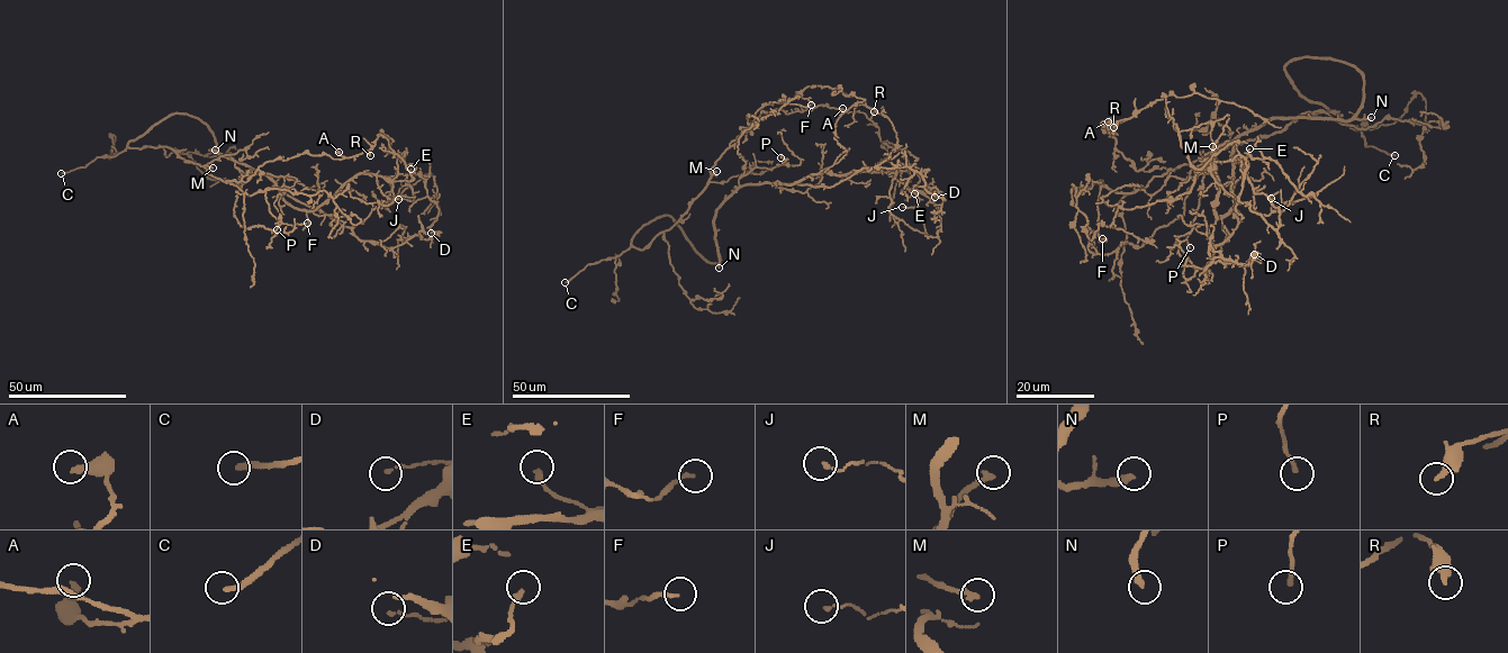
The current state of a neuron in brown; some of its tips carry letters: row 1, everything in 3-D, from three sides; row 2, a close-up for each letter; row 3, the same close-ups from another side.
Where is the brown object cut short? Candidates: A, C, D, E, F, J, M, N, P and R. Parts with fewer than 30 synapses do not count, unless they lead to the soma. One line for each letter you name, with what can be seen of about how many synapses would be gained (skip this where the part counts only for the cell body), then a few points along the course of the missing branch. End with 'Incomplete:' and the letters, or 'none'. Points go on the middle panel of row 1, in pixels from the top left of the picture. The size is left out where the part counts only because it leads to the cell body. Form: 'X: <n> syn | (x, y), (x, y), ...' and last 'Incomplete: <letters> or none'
C: 150 syn
N: 30 syn
Incomplete: C, N

